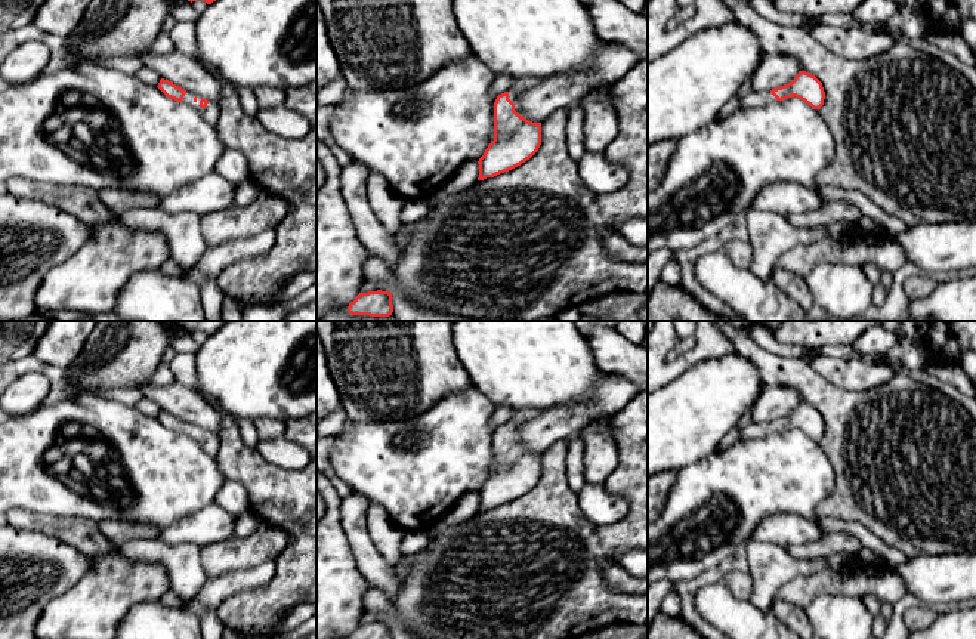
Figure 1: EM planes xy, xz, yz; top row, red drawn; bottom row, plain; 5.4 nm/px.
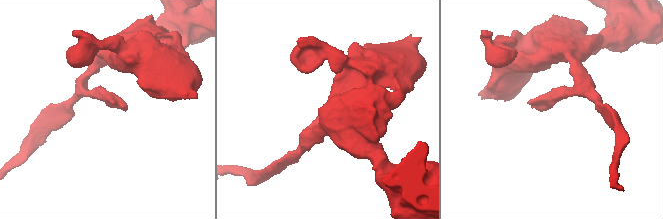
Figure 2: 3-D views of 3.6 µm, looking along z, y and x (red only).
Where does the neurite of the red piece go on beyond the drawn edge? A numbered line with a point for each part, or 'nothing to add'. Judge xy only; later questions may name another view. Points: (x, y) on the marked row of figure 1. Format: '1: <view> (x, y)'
1: xy (210, 114)

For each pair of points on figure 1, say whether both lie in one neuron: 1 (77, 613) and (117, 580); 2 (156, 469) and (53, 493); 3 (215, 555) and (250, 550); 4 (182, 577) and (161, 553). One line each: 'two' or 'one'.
1: one
2: one
3: one
4: one

